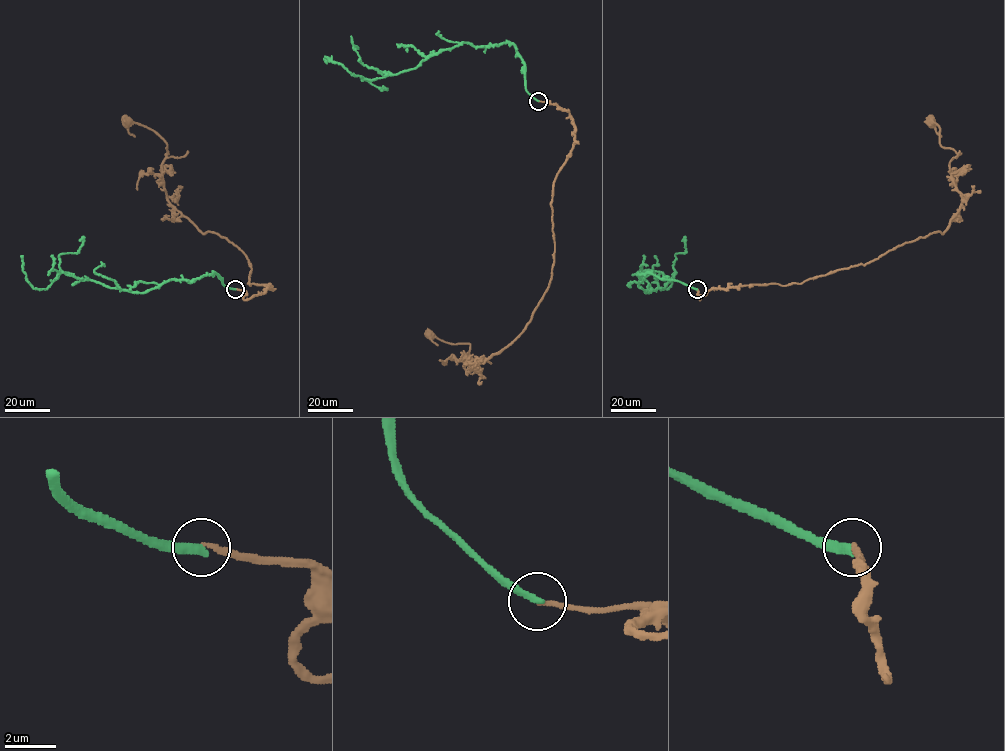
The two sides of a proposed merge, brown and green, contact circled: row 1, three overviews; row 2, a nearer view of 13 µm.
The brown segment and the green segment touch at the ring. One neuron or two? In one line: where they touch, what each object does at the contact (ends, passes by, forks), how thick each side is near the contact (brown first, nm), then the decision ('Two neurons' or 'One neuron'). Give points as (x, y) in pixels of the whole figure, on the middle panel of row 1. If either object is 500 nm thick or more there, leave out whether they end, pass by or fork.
Place: (538, 101). At the ring brown ends. At the ring green ends. Thickness 170 nm (brown) against 320 nm. Two neurons

